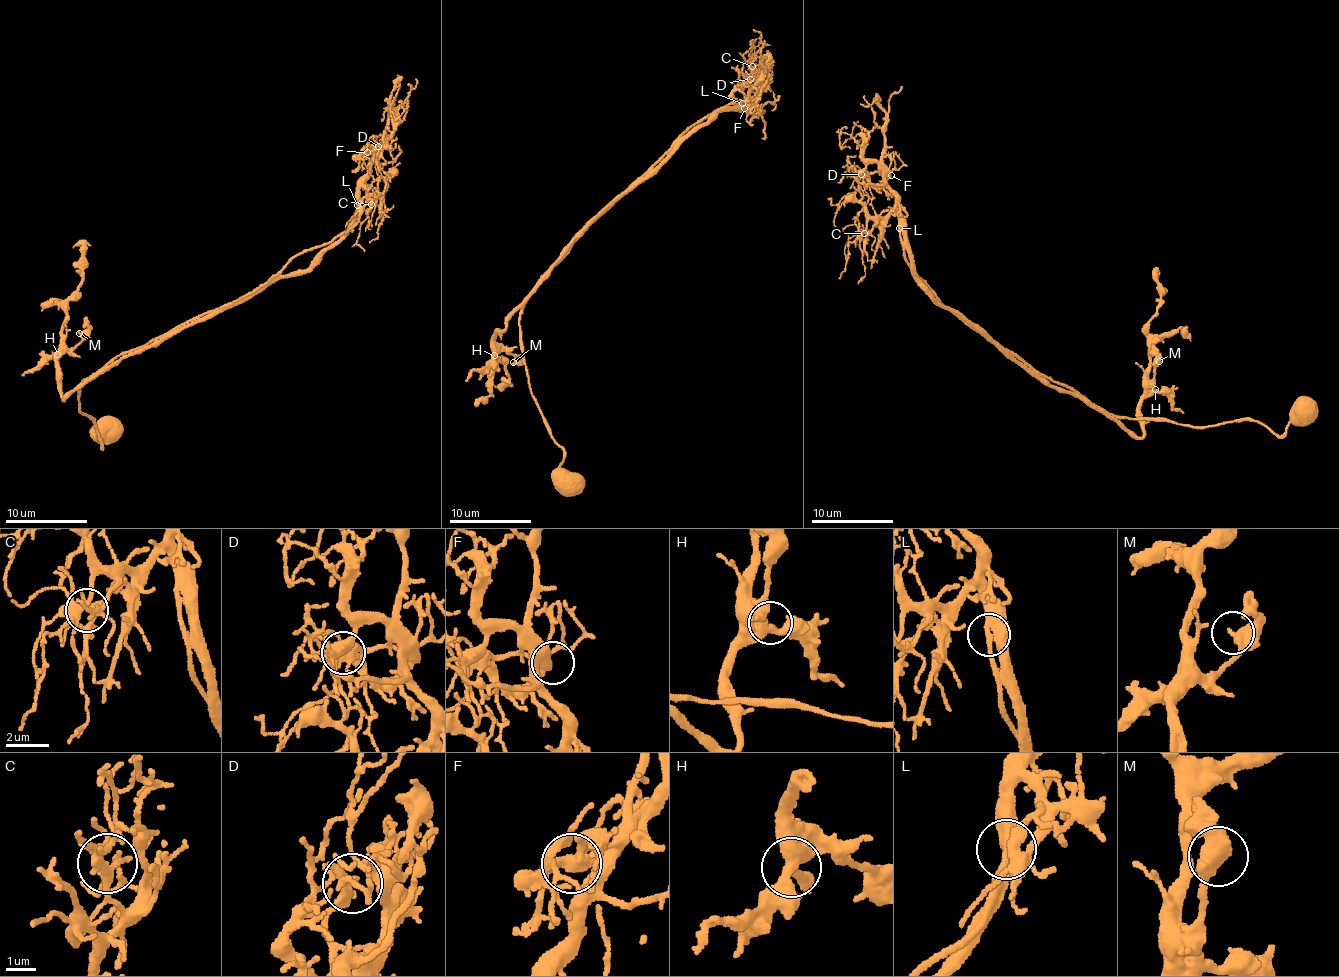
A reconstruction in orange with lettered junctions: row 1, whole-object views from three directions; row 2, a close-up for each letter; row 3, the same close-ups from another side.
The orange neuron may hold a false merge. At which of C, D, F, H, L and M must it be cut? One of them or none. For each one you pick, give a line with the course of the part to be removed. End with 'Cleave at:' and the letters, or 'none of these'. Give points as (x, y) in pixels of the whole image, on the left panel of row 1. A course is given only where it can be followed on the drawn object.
Cleave at: none of these

